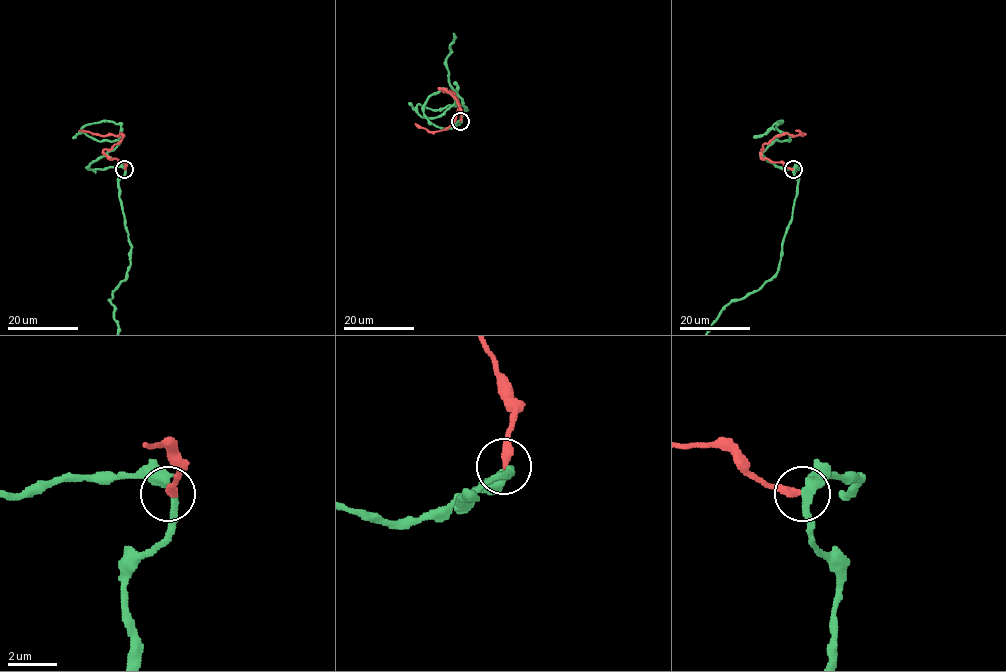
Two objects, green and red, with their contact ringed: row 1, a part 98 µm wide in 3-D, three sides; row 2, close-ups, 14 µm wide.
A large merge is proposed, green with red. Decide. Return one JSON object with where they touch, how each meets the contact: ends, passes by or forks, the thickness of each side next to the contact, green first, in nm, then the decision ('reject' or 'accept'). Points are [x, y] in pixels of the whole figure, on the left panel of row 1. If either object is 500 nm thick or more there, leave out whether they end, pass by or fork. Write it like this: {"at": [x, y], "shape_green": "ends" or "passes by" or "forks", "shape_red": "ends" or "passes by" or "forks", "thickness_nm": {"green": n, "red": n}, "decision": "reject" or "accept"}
{"at": [124, 169], "shape_green": "passes by", "shape_red": "ends", "thickness_nm": {"green": 320, "red": 320}, "decision": "reject"}

